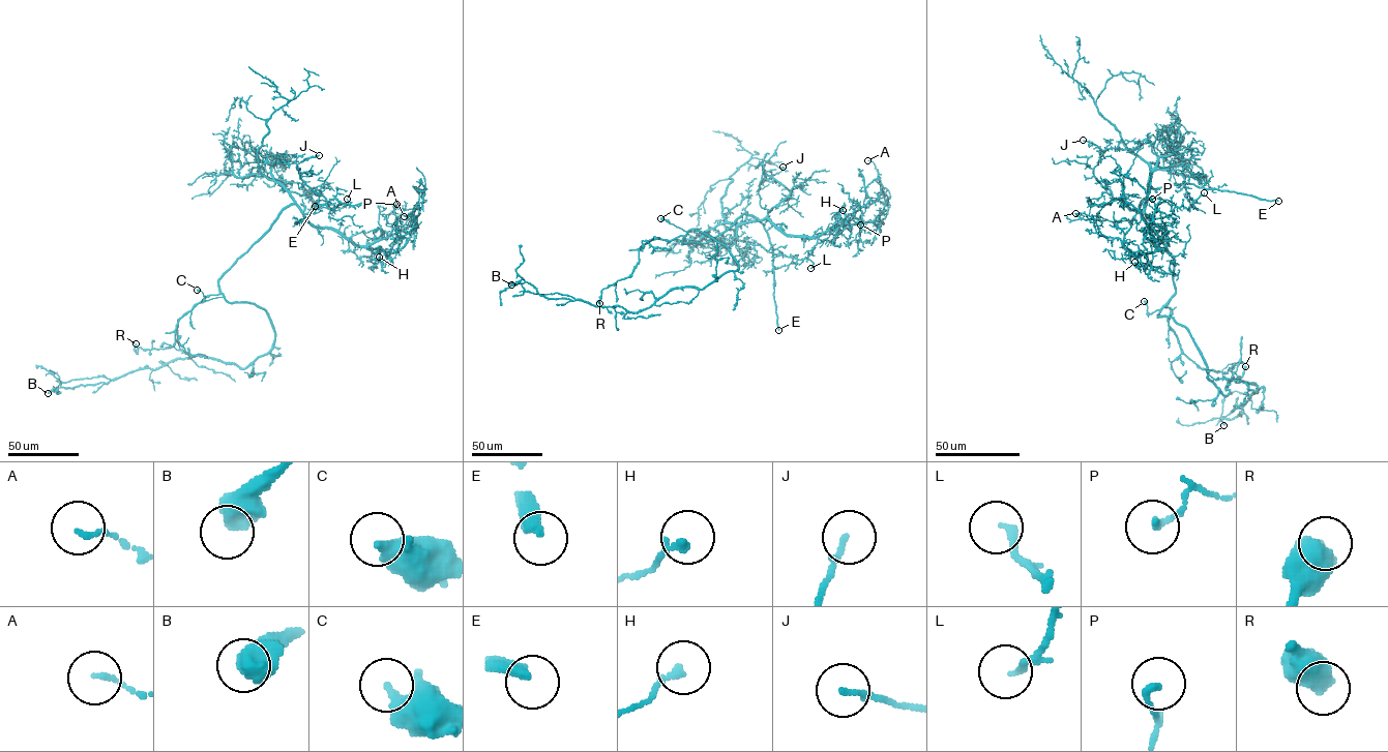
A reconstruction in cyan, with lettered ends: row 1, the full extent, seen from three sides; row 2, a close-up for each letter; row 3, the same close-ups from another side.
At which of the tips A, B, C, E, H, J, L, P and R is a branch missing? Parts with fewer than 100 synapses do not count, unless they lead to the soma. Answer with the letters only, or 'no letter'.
E

